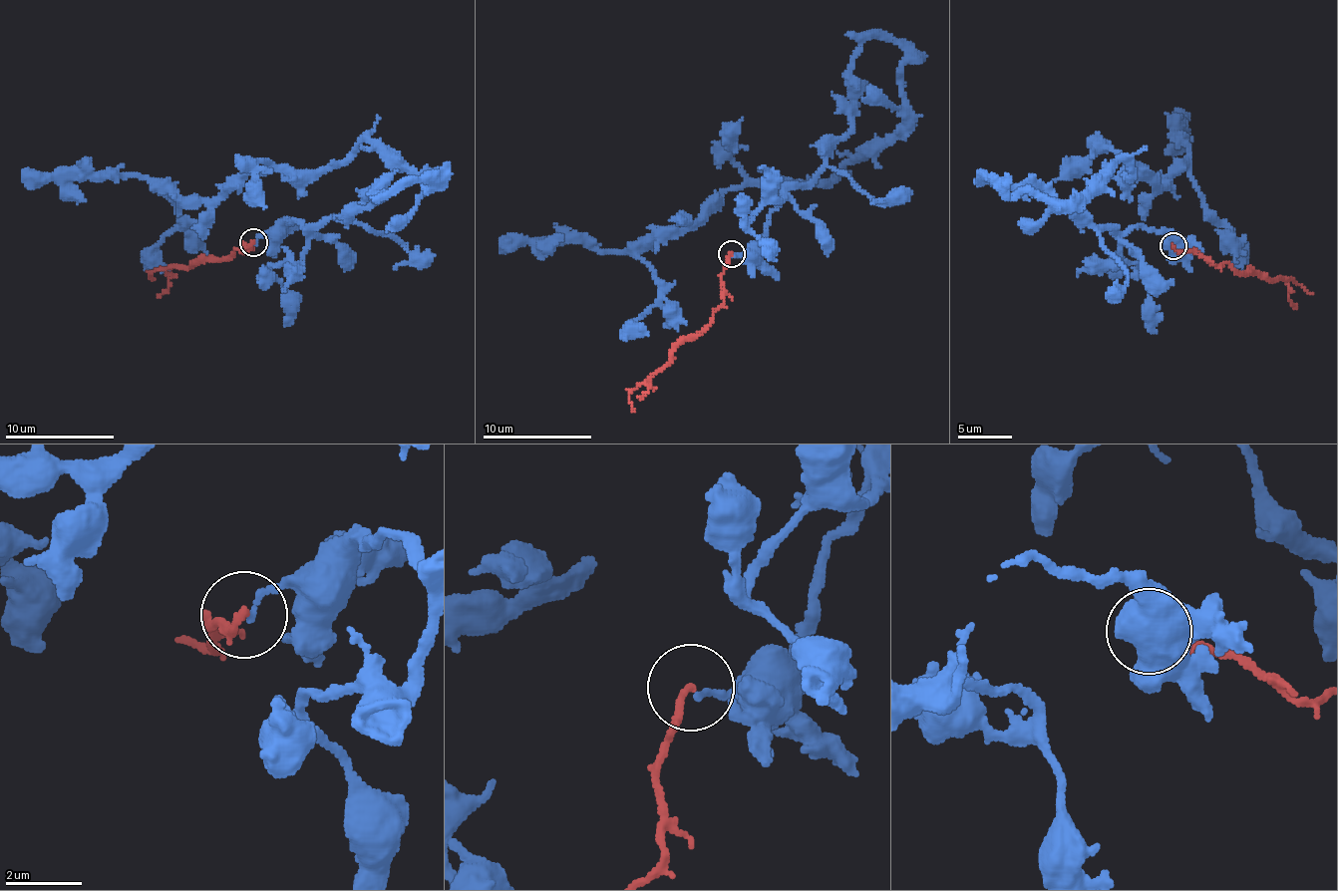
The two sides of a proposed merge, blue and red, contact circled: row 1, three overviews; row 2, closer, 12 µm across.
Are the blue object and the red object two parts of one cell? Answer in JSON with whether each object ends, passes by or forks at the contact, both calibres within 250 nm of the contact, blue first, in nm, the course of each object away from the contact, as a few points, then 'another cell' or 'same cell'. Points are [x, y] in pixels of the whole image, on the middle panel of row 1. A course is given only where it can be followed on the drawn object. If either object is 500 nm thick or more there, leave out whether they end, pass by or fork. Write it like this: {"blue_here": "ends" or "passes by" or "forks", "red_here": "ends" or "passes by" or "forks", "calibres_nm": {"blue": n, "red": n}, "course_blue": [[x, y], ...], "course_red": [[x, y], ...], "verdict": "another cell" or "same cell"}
{"blue_here": "ends", "red_here": "ends", "calibres_nm": {"blue": 150, "red": 180}, "course_blue": [[732, 255], [850, 126], [856, 52], [891, 38], [902, 126], [826, 183], [731, 185], [622, 250], [500, 252]], "course_red": [[732, 253], [721, 277], [724, 304], [705, 329], [683, 340], [667, 363], [637, 386], [629, 396], [634, 412]], "verdict": "another cell"}

